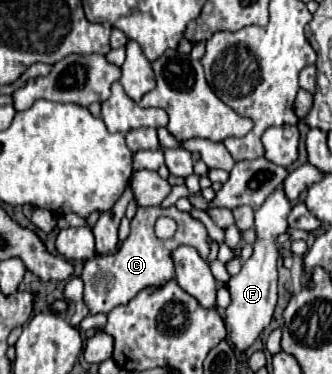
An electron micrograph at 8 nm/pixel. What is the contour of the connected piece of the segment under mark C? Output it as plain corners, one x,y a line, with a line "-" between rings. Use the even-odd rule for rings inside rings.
176,206
170,208
138,208
136,216
132,218
132,230
130,236
122,242
122,246
106,256
96,254
94,258
86,260
84,270
82,270
82,278
84,278
84,302
90,310
90,314
98,314
104,312
108,314
112,308
128,304
140,290
148,288
148,286
162,286
168,280
174,278
174,264
170,258
170,252
182,244
194,246
202,258
208,258
210,254
210,236
204,228
204,224
196,218
192,218
186,212
180,212
-
160,216
170,216
176,220
178,230
170,240
160,240
154,234
154,224

